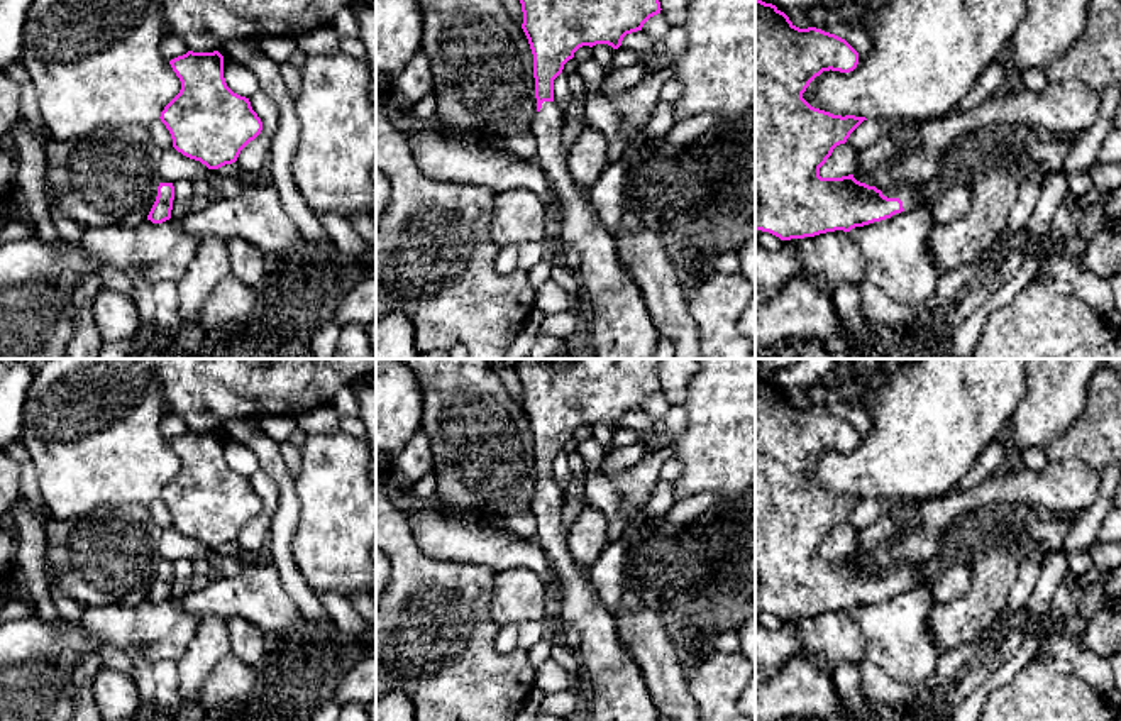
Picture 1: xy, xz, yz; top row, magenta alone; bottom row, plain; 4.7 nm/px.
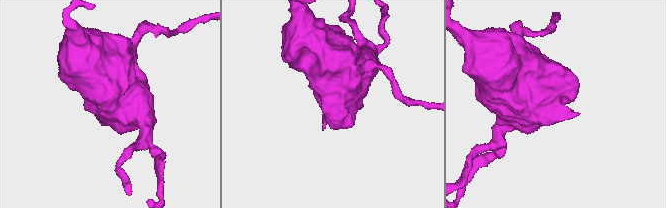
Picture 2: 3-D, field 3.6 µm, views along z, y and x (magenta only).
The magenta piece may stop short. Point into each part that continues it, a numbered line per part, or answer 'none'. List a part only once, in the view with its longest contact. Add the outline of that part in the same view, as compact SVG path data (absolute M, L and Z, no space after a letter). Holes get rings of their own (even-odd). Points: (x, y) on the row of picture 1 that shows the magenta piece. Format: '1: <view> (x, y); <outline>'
1: yz (911, 195); M952 176L935 181L897 183L881 191L887 198L899 198L903 201L904 212L914 208L931 210L935 200L943 193L950 181Z

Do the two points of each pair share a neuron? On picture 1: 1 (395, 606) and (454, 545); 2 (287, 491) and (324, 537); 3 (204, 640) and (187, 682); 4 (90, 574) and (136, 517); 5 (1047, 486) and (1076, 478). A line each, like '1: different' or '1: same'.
1: different
2: different
3: same
4: same
5: same

